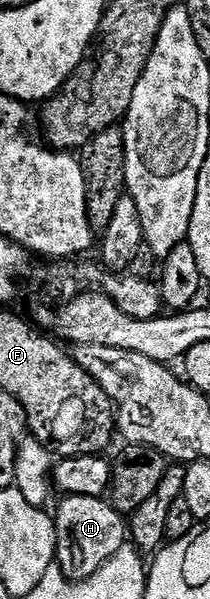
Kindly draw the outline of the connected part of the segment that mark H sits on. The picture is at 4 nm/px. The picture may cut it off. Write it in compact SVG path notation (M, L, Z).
M73 494L60 501L53 515L57 528L56 564L69 579L79 582L94 575L127 543L128 526L125 517L105 499Z

